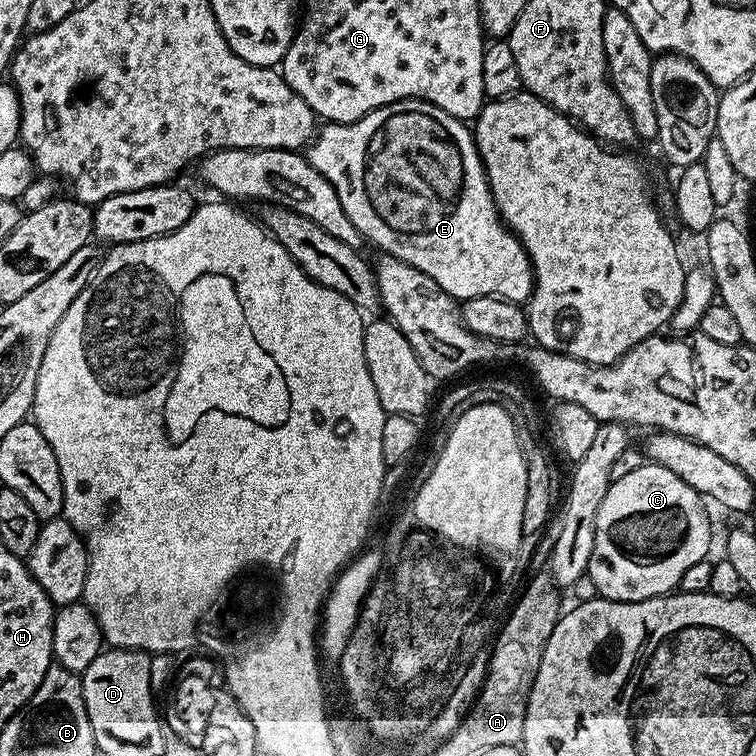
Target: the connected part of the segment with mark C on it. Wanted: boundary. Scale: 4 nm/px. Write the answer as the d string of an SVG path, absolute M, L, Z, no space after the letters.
M646 462L638 470L626 474L626 478L618 478L608 485L606 498L602 498L602 506L598 506L598 518L596 519L596 529L594 530L594 554L590 554L588 571L586 575L593 579L597 593L605 600L623 600L624 603L638 602L639 600L649 600L655 596L666 596L675 593L682 582L682 574L694 566L694 562L702 562L709 559L708 547L712 544L712 528L708 525L708 516L704 513L705 501L699 492L696 492L674 470L666 470L666 466Z

